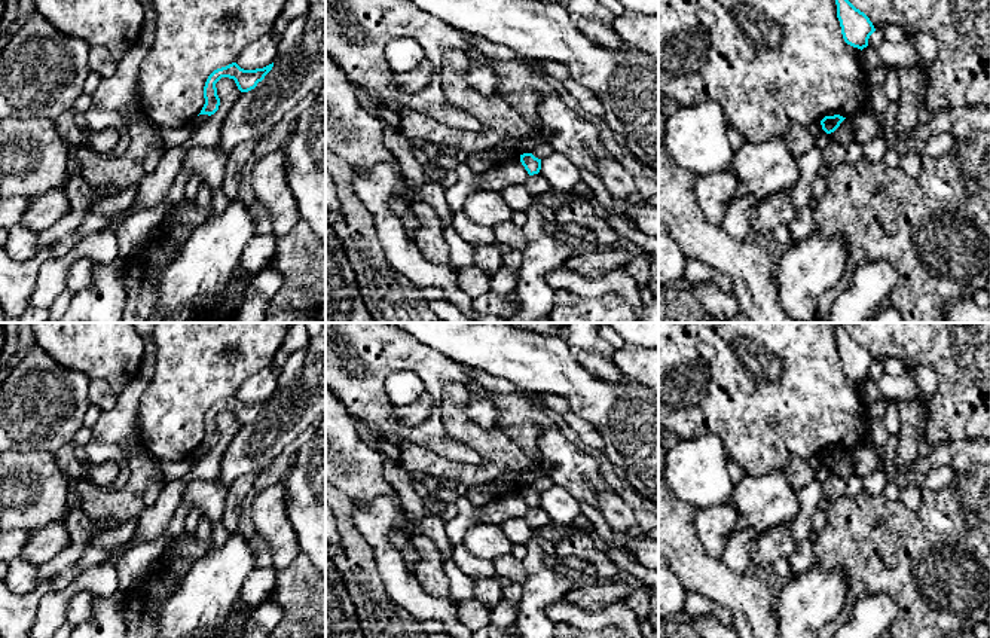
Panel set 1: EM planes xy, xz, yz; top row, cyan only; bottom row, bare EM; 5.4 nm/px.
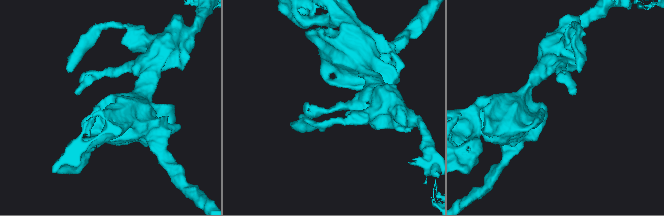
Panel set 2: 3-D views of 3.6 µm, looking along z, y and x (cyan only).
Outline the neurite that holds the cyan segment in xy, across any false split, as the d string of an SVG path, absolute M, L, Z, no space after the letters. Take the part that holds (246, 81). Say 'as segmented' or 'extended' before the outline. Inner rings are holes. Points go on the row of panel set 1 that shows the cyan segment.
as segmented; M232 62L226 67L214 70L205 82L205 86L204 86L205 104L199 115L211 116L219 110L220 98L217 95L216 83L221 77L233 79L241 92L248 92L254 89L257 83L265 79L265 76L272 70L272 67L274 67L274 62L263 68L244 70L236 62Z

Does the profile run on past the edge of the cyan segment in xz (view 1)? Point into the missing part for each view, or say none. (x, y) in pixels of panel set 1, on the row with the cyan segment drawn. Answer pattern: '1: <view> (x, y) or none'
1: none

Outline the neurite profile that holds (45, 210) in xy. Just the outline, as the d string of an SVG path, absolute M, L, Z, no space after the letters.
M52 189L40 196L30 198L21 225L39 233L65 217L70 210L64 189Z

